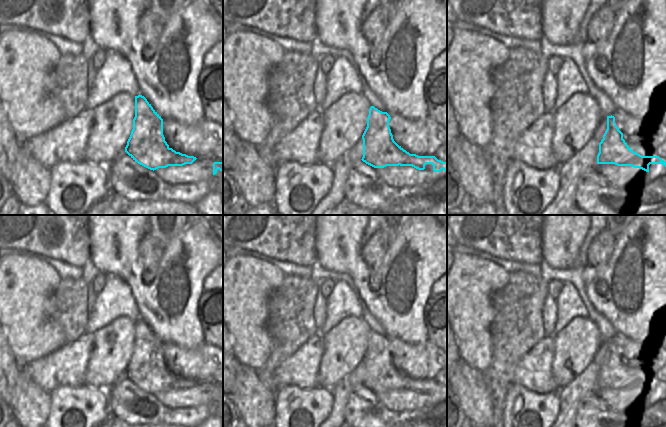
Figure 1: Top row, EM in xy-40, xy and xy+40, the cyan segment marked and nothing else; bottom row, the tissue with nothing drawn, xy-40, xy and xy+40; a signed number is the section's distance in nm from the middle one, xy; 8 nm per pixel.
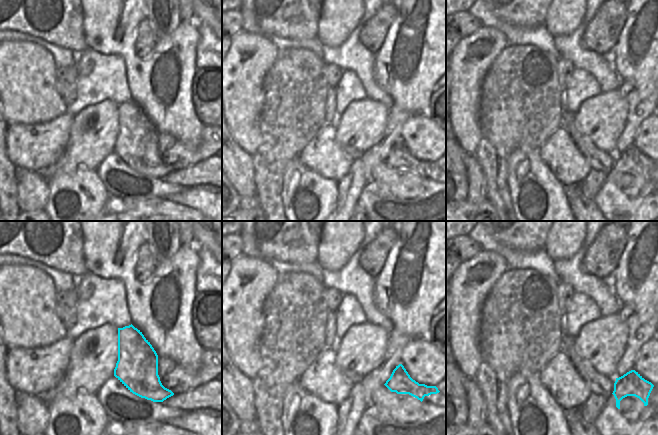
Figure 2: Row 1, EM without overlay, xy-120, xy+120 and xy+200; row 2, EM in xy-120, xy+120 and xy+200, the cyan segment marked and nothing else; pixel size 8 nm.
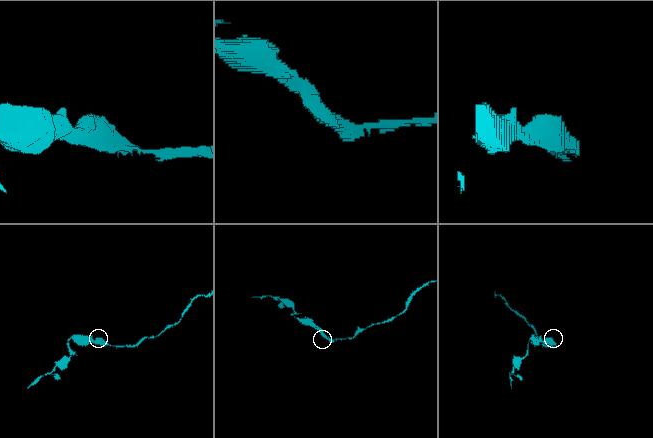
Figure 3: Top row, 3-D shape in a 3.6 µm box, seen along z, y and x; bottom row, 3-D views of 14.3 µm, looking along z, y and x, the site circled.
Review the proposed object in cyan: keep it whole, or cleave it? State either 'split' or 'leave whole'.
leave whole

